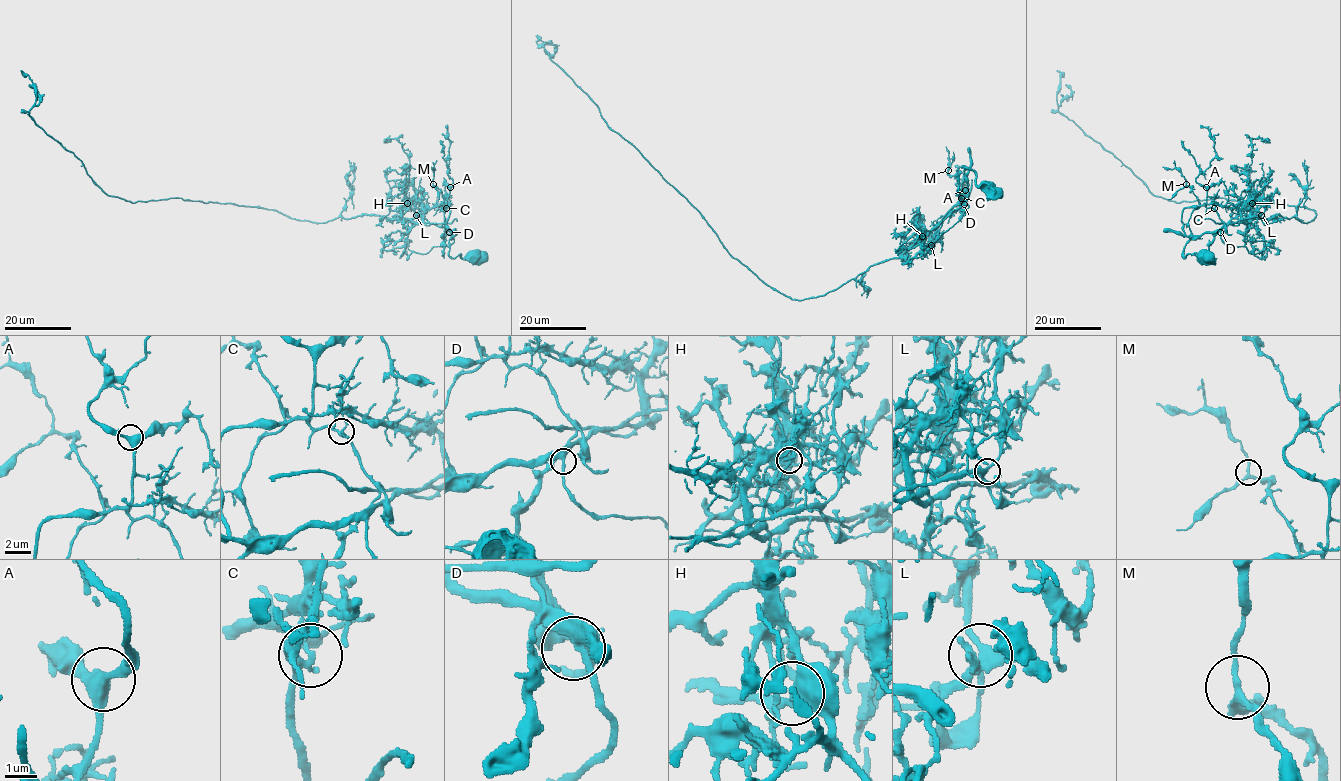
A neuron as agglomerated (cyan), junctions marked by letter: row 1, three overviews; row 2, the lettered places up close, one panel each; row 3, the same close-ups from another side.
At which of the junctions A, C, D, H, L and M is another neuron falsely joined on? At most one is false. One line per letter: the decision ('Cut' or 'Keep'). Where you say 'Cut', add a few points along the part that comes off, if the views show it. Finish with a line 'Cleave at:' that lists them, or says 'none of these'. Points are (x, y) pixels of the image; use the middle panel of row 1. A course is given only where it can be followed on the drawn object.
A: Keep
C: Cut. Course of the part to remove: (961, 198), (897, 258), (823, 295), (792, 299), (731, 255), (550, 58), (543, 46), (551, 41), (536, 41)
D: Keep
H: Keep
L: Keep
M: Keep
Cleave at: C

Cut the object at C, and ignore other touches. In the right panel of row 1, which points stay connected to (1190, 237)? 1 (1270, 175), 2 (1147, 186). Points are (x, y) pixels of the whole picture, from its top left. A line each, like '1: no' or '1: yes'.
1: yes
2: no

